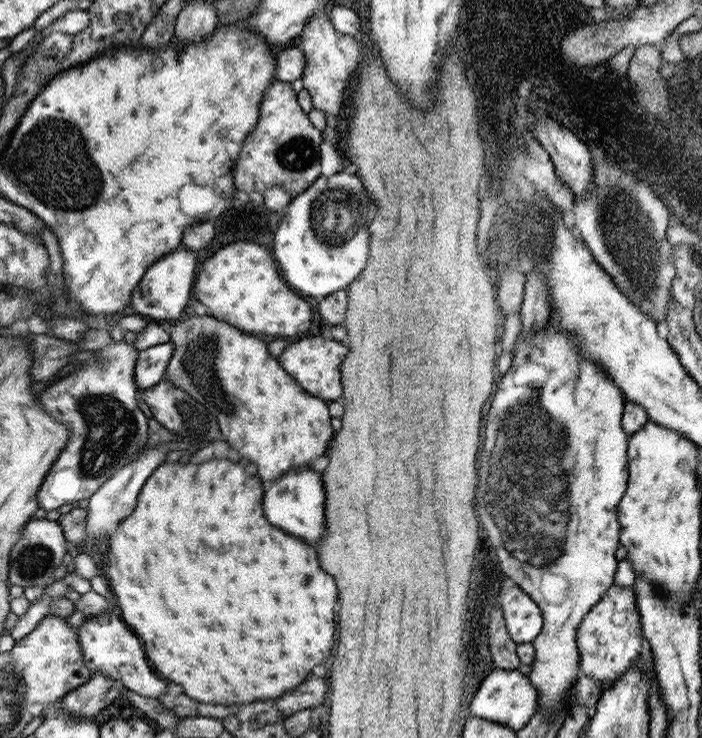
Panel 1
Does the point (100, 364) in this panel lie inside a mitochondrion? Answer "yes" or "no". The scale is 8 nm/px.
yes

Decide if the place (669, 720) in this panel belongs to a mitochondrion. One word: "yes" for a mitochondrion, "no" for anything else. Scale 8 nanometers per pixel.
no

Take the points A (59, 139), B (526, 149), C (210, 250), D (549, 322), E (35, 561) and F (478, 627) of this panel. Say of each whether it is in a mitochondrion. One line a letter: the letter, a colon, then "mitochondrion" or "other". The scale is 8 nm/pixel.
A: mitochondrion
B: mitochondrion
C: other
D: other
E: mitochondrion
F: other

